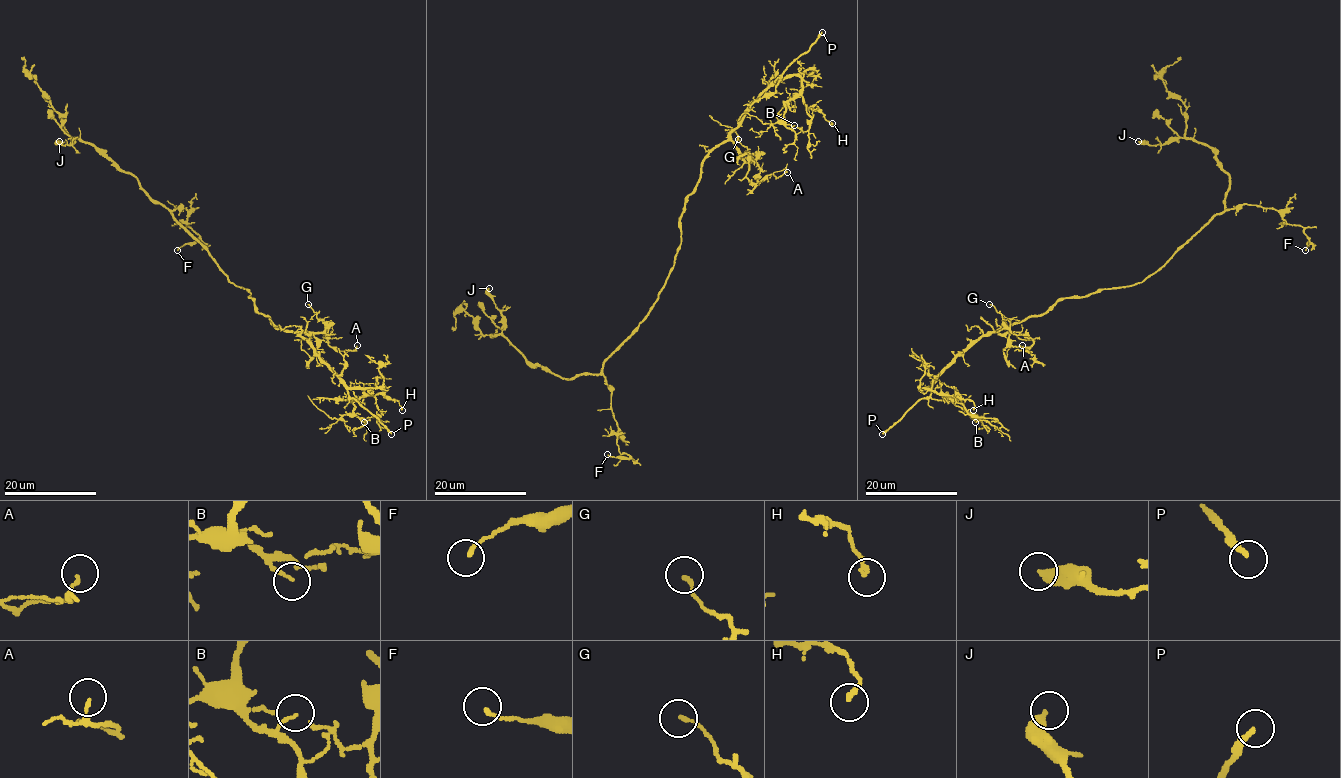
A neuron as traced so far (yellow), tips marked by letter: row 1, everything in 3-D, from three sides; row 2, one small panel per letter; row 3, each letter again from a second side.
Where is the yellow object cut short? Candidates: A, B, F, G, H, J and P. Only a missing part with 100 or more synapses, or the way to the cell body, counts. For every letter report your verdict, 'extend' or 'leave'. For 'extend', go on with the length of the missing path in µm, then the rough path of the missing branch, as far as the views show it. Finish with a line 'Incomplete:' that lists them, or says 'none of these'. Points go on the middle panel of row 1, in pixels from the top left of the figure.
A: leave
B: leave
F: leave
G: leave
H: leave
J: leave
P: extend | 30 µm
Incomplete: P

